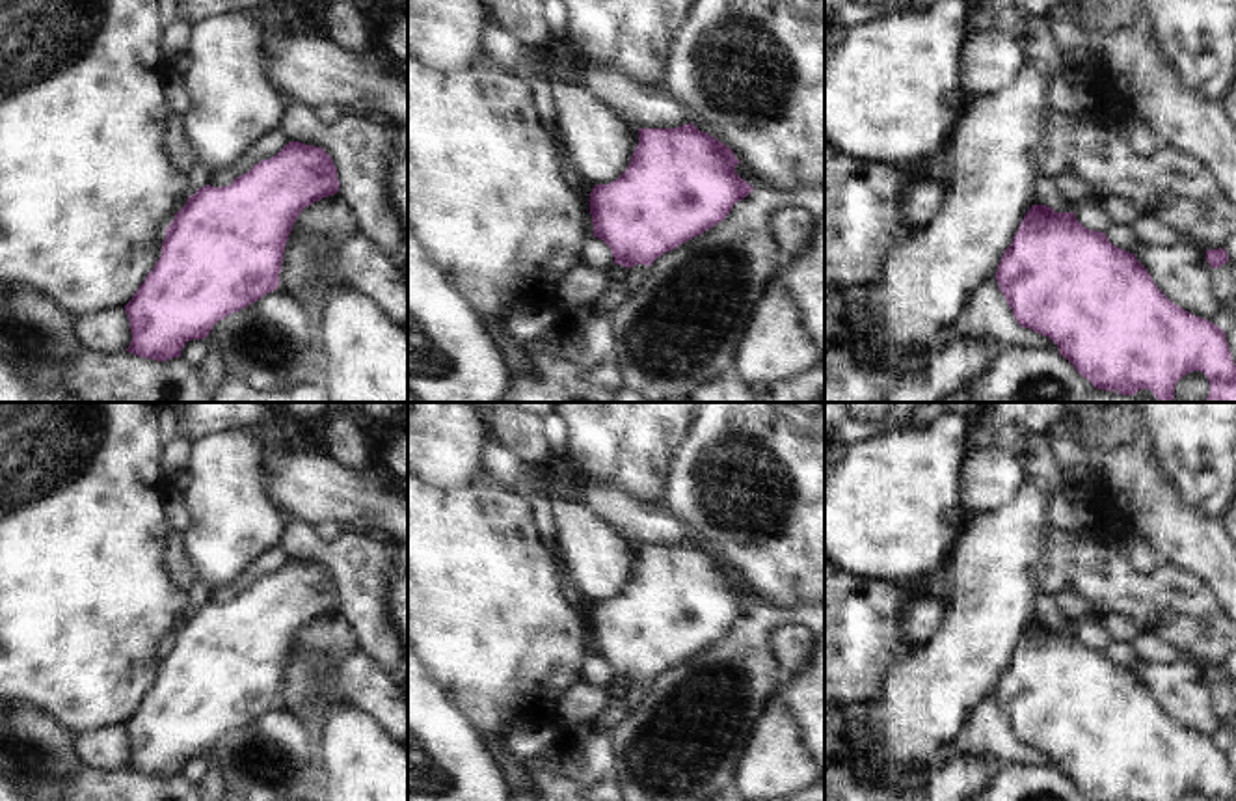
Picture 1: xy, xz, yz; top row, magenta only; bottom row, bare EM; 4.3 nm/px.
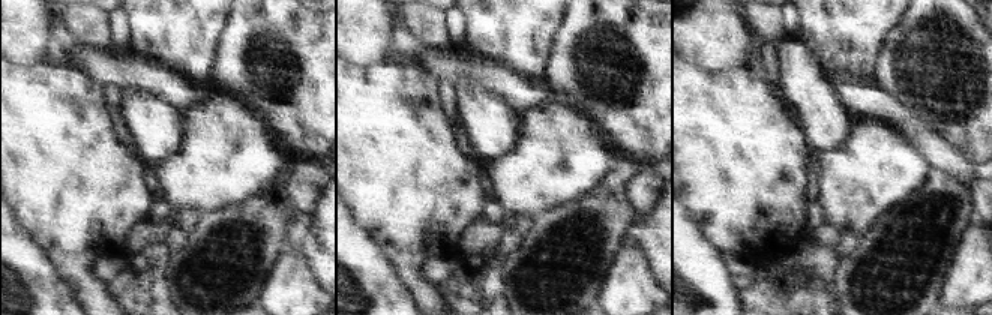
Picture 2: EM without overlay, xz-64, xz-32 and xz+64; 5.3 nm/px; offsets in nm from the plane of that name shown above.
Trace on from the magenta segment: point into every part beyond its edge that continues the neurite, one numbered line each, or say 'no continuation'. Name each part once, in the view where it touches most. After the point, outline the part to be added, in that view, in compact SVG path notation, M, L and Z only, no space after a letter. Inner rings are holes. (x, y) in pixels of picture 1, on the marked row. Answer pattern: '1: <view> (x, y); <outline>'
no continuation

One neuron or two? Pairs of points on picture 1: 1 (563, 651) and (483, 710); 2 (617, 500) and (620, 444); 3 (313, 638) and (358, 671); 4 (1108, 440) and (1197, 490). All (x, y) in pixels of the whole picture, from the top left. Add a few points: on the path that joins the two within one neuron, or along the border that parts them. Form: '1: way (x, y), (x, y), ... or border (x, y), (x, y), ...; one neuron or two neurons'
1: way (542, 651), (503, 690); one neuron
2: border (577, 475), (617, 485), (637, 500), (658, 503); two neurons
3: border (358, 649), (341, 664), (337, 697); two neurons
4: border (1145, 427), (1156, 470), (1184, 503); two neurons

